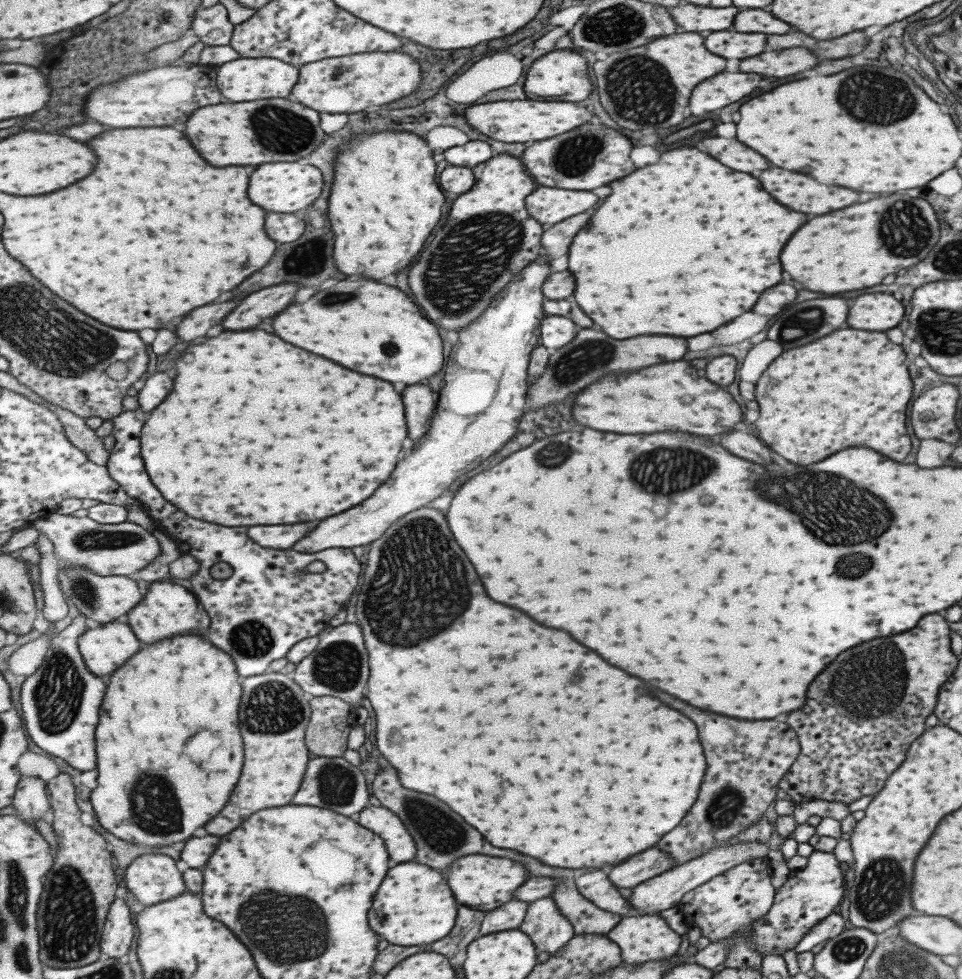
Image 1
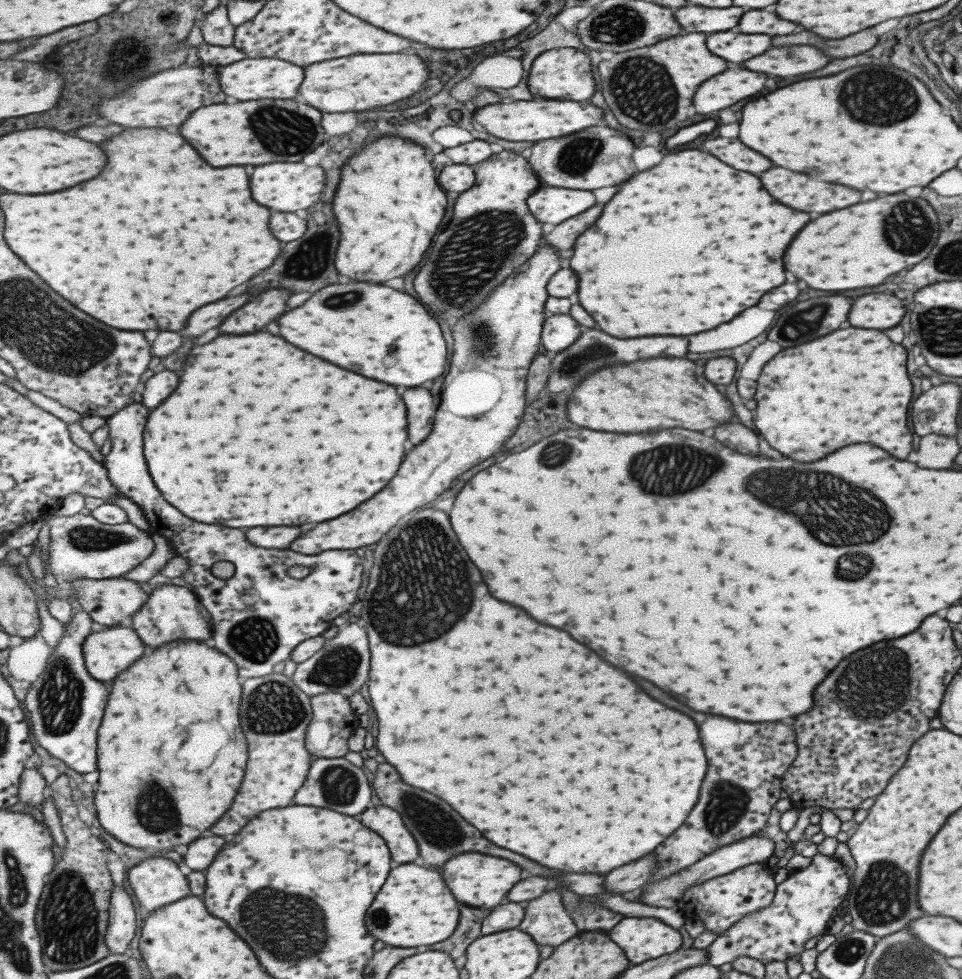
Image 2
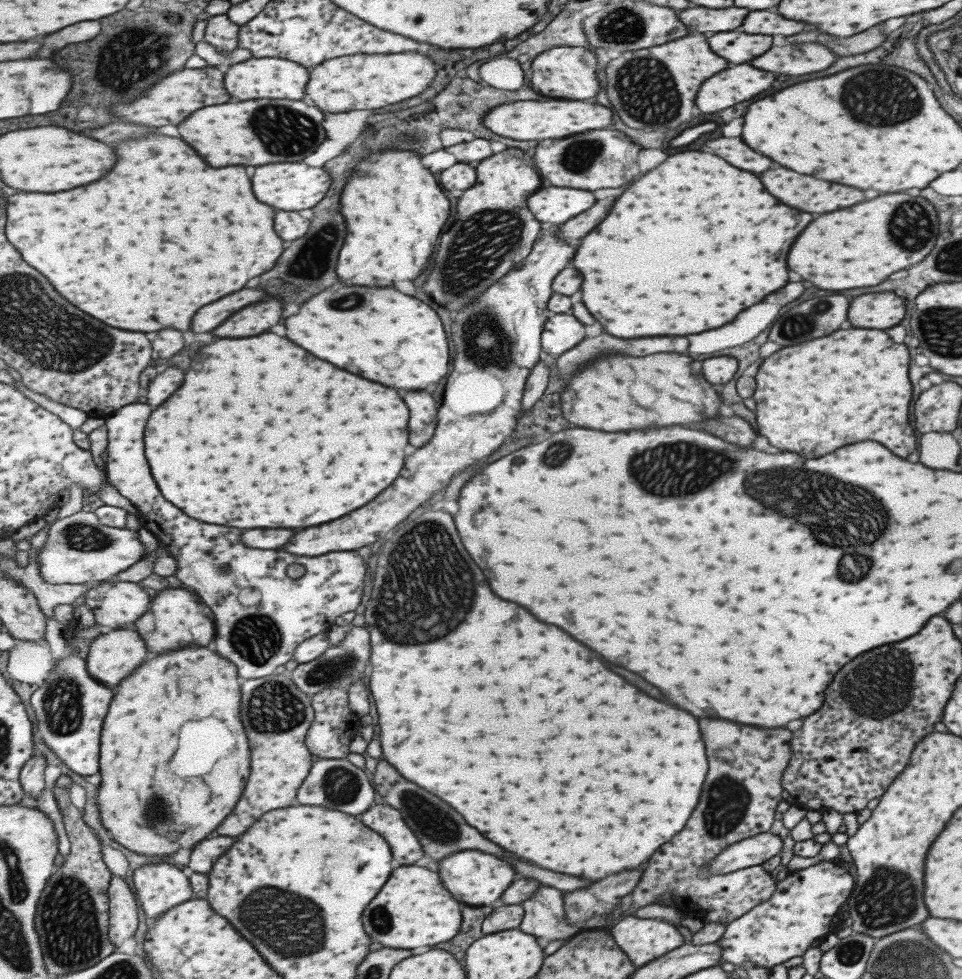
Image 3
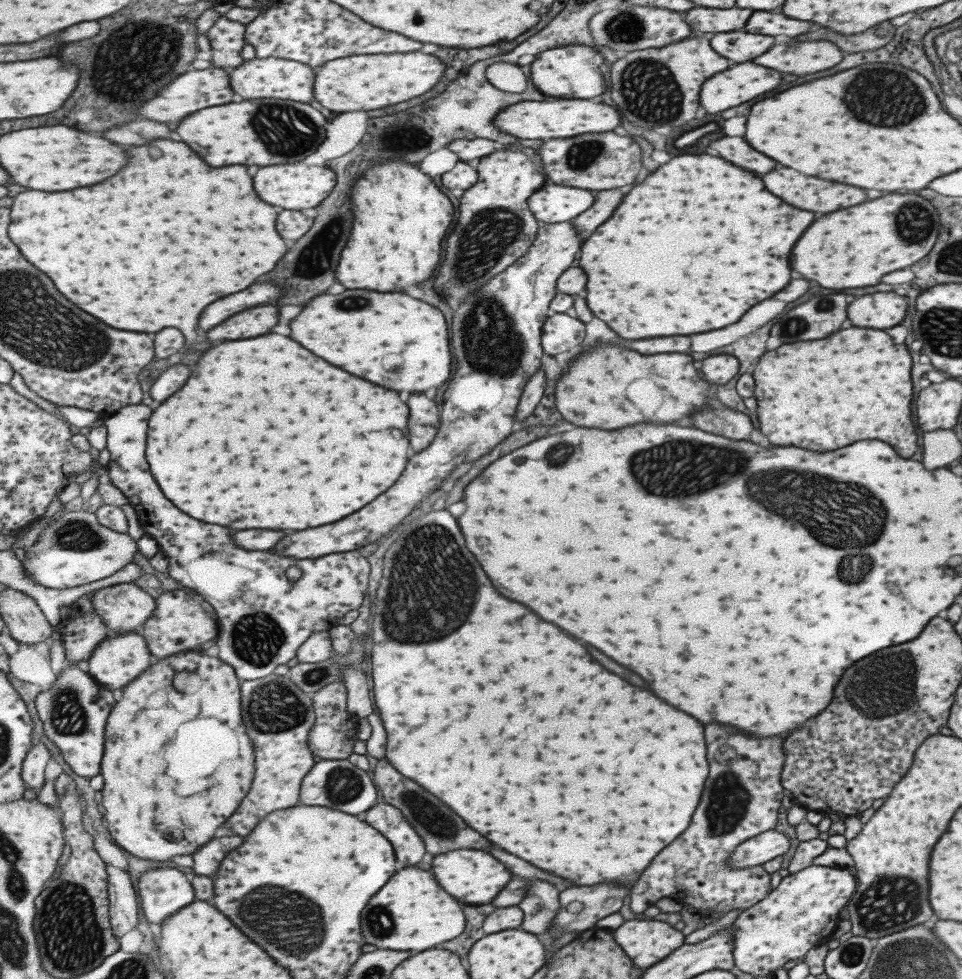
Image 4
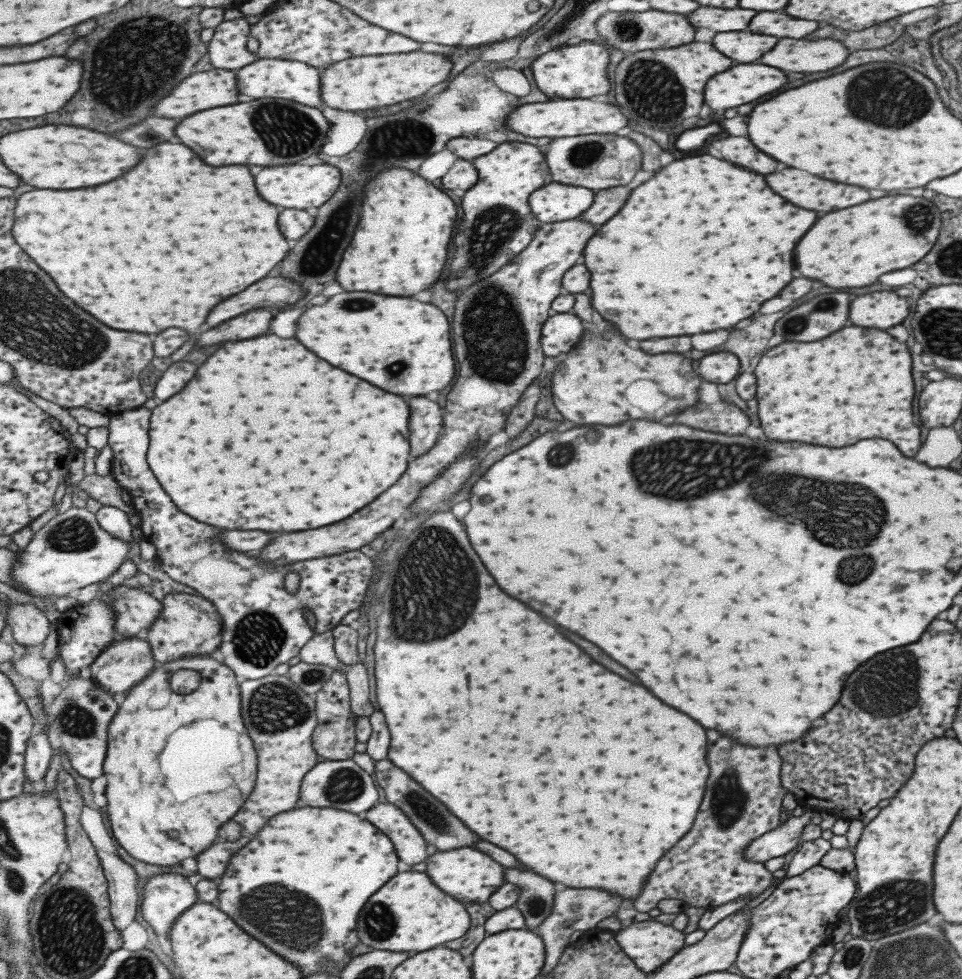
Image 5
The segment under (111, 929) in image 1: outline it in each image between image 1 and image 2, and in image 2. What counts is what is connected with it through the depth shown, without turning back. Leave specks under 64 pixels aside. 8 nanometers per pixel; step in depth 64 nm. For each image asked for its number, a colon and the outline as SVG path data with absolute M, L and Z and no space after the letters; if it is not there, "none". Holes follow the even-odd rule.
2: M115 886L113 902L111 902L109 936L107 936L113 954L127 954L129 944L133 942L137 930L139 930L139 922L137 922L135 902L123 886Z

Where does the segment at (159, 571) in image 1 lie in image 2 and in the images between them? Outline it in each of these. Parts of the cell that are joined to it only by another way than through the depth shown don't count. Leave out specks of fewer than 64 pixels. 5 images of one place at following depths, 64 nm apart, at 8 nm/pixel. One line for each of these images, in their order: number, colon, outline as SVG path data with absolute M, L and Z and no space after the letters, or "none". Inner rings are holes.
2: M153 532L151 540L155 542L153 554L151 554L147 560L143 560L139 566L135 566L133 570L129 570L127 574L123 574L123 576L119 576L119 578L131 580L131 582L147 582L147 580L151 580L155 574L159 574L159 570L167 564L167 560L175 558L175 556L173 556L173 548L167 544L167 540L165 540L163 536L159 536L159 534Z

